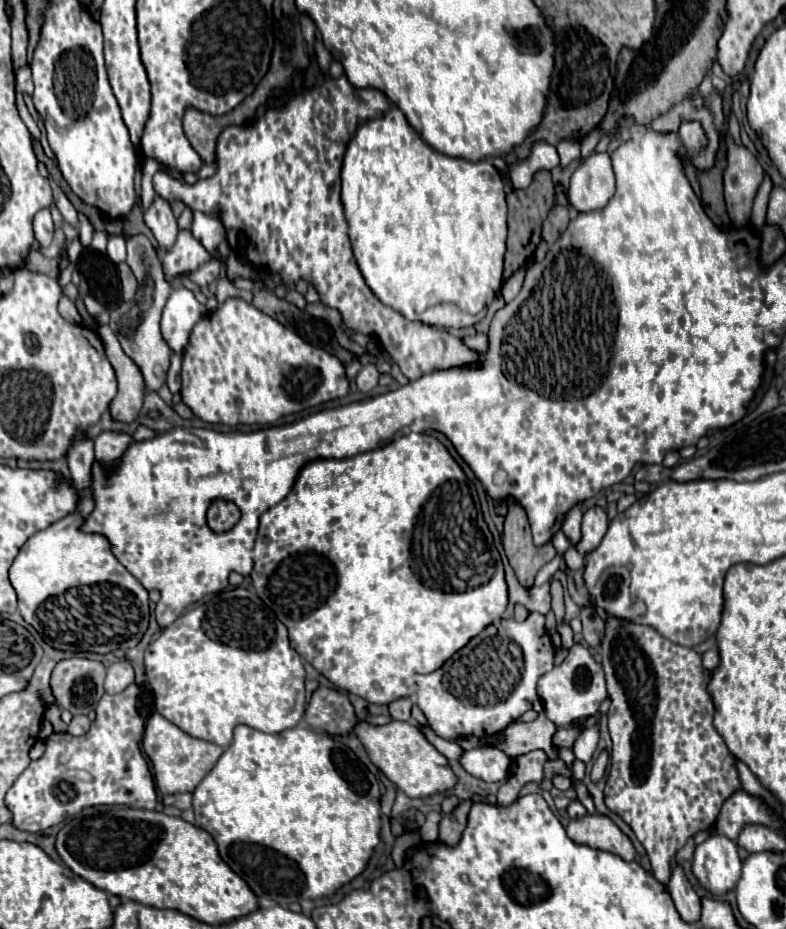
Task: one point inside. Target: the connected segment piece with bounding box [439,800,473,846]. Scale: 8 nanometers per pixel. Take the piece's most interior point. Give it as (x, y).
(451, 827)

